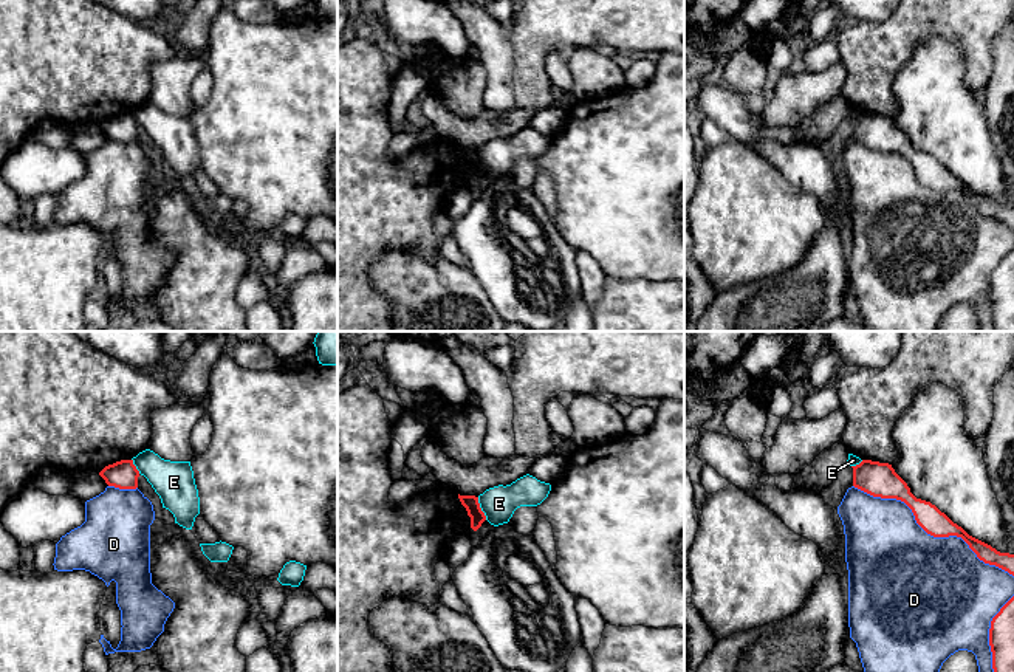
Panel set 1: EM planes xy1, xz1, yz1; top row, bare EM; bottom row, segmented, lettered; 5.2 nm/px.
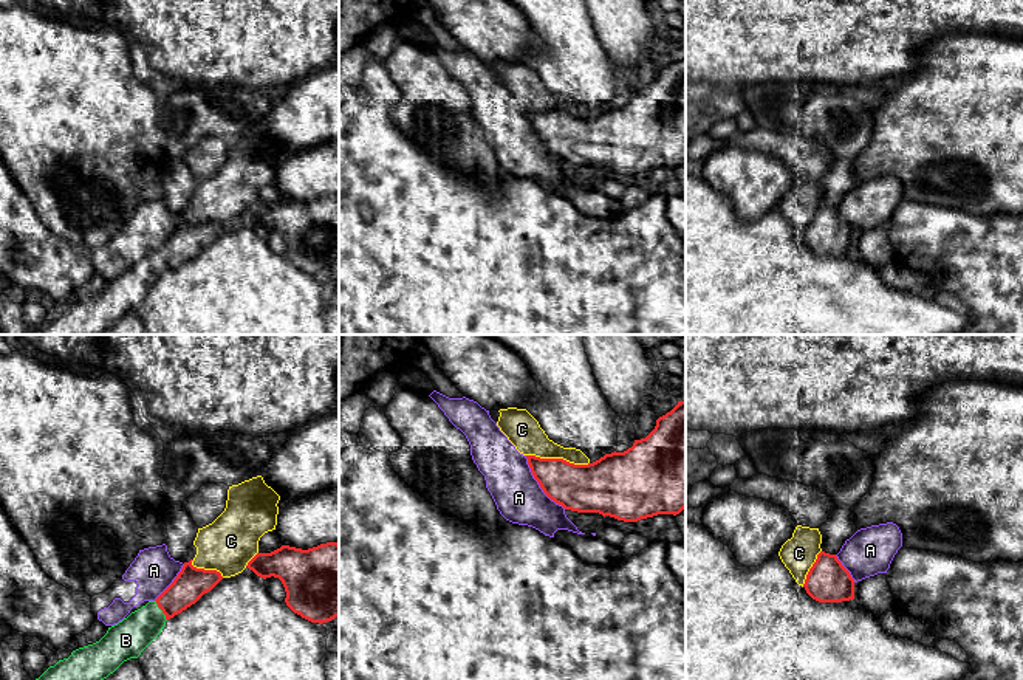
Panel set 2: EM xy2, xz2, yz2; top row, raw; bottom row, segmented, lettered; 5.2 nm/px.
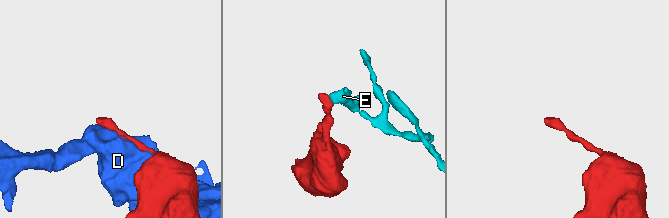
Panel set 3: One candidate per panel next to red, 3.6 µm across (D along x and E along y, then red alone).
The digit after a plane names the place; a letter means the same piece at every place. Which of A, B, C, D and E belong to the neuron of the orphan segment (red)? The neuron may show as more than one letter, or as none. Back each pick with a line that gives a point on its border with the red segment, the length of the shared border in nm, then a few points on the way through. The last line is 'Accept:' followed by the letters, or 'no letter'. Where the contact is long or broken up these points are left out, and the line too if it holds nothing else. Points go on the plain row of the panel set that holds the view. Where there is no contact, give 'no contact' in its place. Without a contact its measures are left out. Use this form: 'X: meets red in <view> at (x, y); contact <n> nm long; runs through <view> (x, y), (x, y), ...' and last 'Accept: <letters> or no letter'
B: meets red in xy2 at (161, 262); contact 130 nm long
Accept: B

